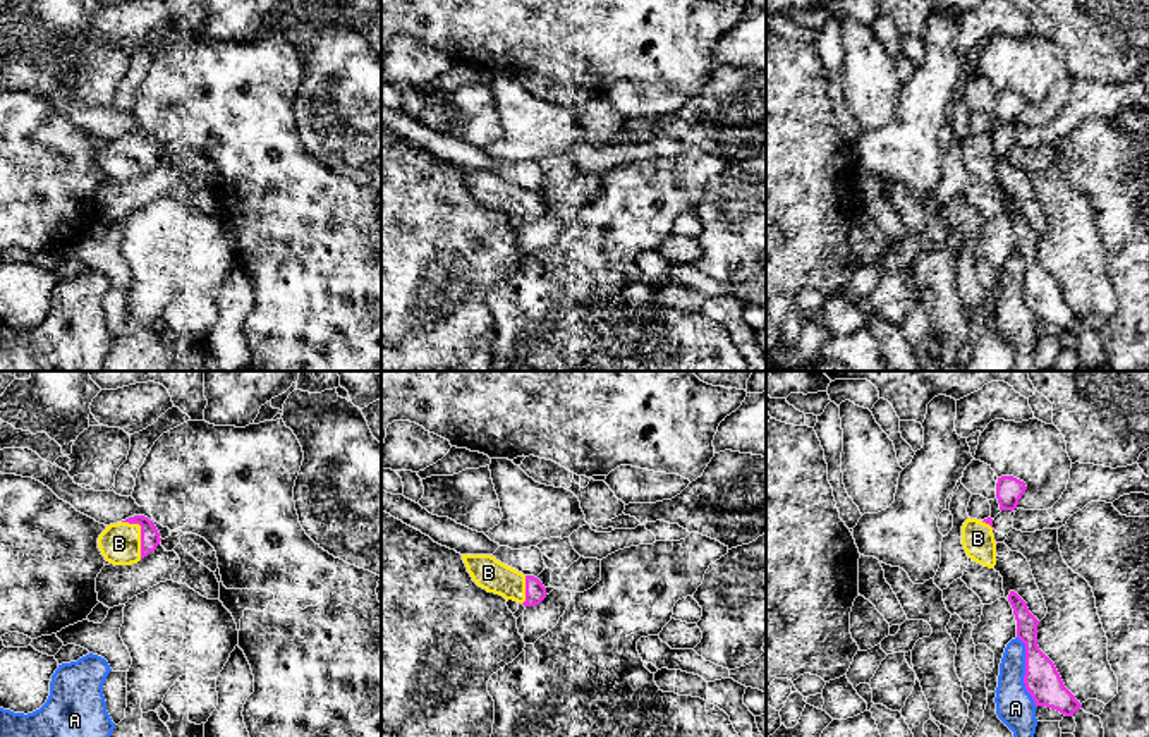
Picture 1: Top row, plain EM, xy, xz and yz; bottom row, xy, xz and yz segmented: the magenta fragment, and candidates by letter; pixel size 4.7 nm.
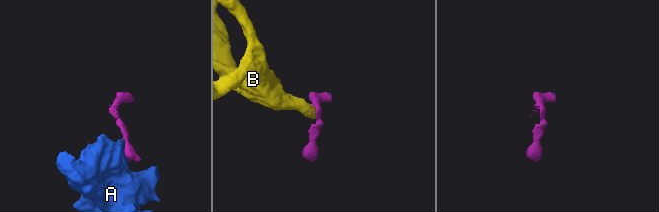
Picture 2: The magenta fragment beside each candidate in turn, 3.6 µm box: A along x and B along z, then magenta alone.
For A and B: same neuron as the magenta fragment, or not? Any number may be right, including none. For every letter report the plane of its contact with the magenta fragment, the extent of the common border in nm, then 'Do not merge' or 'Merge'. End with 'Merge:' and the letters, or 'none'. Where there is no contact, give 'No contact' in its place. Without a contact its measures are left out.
A: Touches magenta in yz. Shared border 340 nm. Do not merge
B: Touches magenta in xy. Shared border 200 nm. Merge
Merge: B

